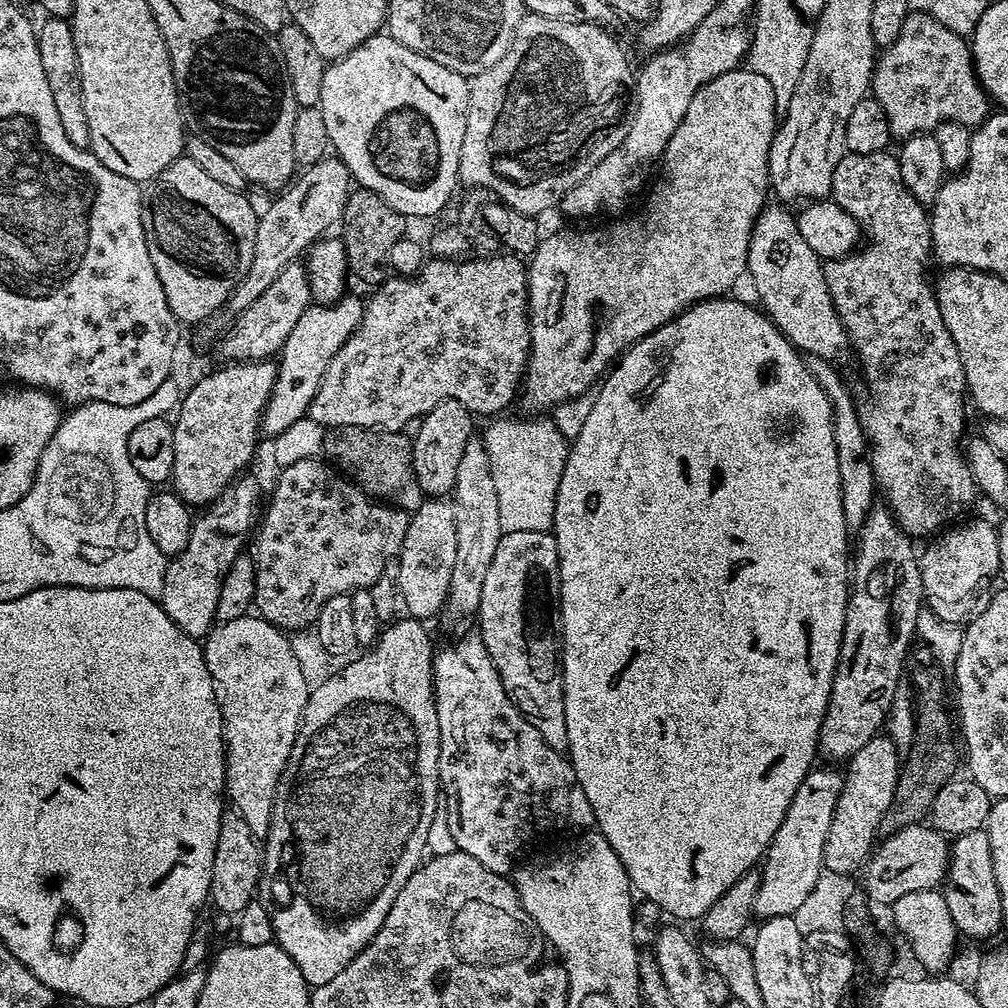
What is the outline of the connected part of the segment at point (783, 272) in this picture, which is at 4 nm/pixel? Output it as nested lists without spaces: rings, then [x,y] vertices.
[[[766,206],[761,210],[750,238],[746,272],[749,277],[752,275],[752,284],[756,287],[757,298],[755,297],[755,299],[762,311],[776,323],[781,334],[795,348],[799,348],[801,353],[836,362],[840,351],[849,347],[849,342],[846,330],[842,326],[842,318],[838,318],[838,310],[830,298],[830,289],[823,273],[824,265],[820,256],[814,254],[814,250],[810,250],[810,245],[803,240],[802,234],[798,234],[795,215],[784,209],[787,207],[776,207],[780,208]]]

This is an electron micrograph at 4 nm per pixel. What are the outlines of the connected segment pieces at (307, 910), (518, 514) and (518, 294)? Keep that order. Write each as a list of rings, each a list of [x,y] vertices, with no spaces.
[[[415,618],[403,619],[394,621],[389,628],[387,625],[370,650],[365,651],[368,652],[365,656],[357,655],[349,659],[345,663],[349,664],[341,672],[326,677],[317,688],[315,685],[309,691],[296,741],[276,787],[268,834],[262,840],[262,875],[258,888],[262,896],[264,892],[263,899],[272,911],[272,935],[275,943],[286,950],[286,954],[290,954],[294,966],[302,970],[302,978],[312,988],[322,986],[330,982],[330,978],[342,974],[342,970],[346,970],[353,958],[378,934],[378,930],[386,922],[386,914],[390,914],[390,906],[394,906],[394,898],[398,898],[402,886],[410,882],[425,859],[426,834],[430,830],[430,822],[434,822],[436,800],[442,795],[438,774],[440,735],[432,675],[434,647],[432,648],[432,640],[424,629],[427,627],[421,621]]]
[[[496,418],[485,432],[482,432],[482,439],[486,446],[486,454],[490,456],[490,474],[494,478],[494,490],[498,490],[498,518],[502,518],[502,530],[506,532],[551,532],[554,522],[554,506],[558,498],[558,486],[562,482],[562,470],[568,461],[569,441],[564,441],[564,436],[560,433],[560,428],[548,418],[528,418],[532,420],[504,420],[508,418]]]
[[[515,254],[503,255],[484,256],[481,260],[432,258],[424,262],[415,275],[389,275],[384,283],[373,291],[376,293],[370,298],[367,297],[362,322],[358,322],[354,334],[350,334],[342,350],[338,350],[338,354],[330,358],[330,366],[326,366],[322,374],[322,382],[310,402],[307,417],[320,424],[325,430],[342,426],[362,426],[386,432],[398,432],[403,430],[410,418],[422,418],[430,410],[434,410],[438,402],[447,400],[462,402],[462,406],[466,406],[468,411],[477,417],[492,418],[497,414],[507,413],[504,411],[511,406],[515,396],[517,399],[521,391],[524,370],[528,366],[530,328],[528,327],[528,270],[525,261]]]

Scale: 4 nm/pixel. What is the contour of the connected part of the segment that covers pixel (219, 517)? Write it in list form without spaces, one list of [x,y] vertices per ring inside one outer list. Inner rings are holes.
[[[249,474],[241,475],[228,485],[223,494],[210,505],[207,505],[204,512],[195,517],[192,521],[190,530],[190,542],[186,542],[186,550],[182,550],[178,555],[171,557],[166,570],[166,582],[162,582],[162,594],[160,595],[160,605],[166,610],[166,614],[186,634],[197,638],[207,637],[217,623],[216,611],[218,610],[218,590],[220,581],[224,579],[224,571],[228,569],[229,564],[241,555],[240,548],[249,543],[250,533],[258,520],[258,508],[256,512],[256,503],[260,500],[260,488],[256,485],[256,480]]]

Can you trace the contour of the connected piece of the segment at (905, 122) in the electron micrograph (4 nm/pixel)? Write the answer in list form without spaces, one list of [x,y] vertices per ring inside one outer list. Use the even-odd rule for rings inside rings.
[[[921,12],[909,14],[906,22],[902,22],[902,34],[898,34],[891,46],[879,53],[876,66],[872,69],[870,92],[882,106],[882,110],[886,110],[888,125],[896,138],[927,133],[935,130],[939,124],[945,124],[947,120],[954,120],[972,130],[990,115],[990,97],[976,76],[969,41],[954,34],[954,30],[946,30],[942,22]]]

